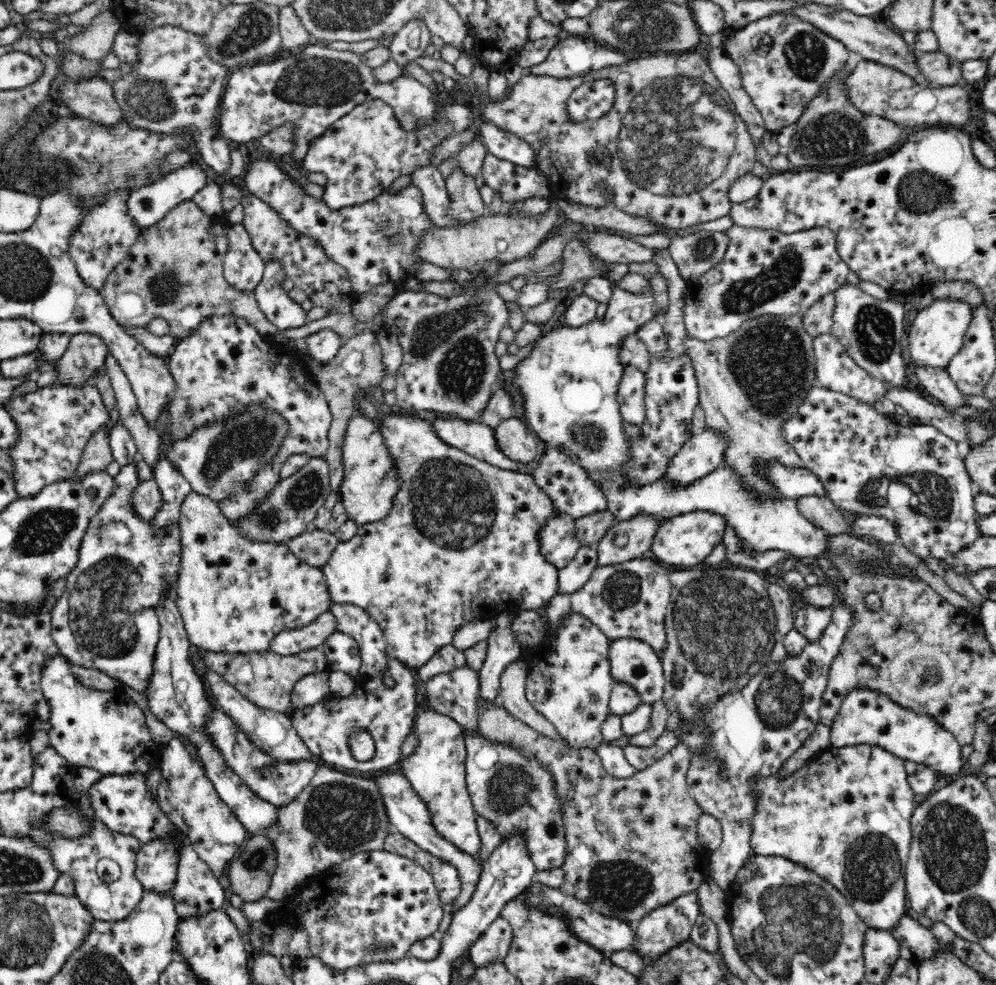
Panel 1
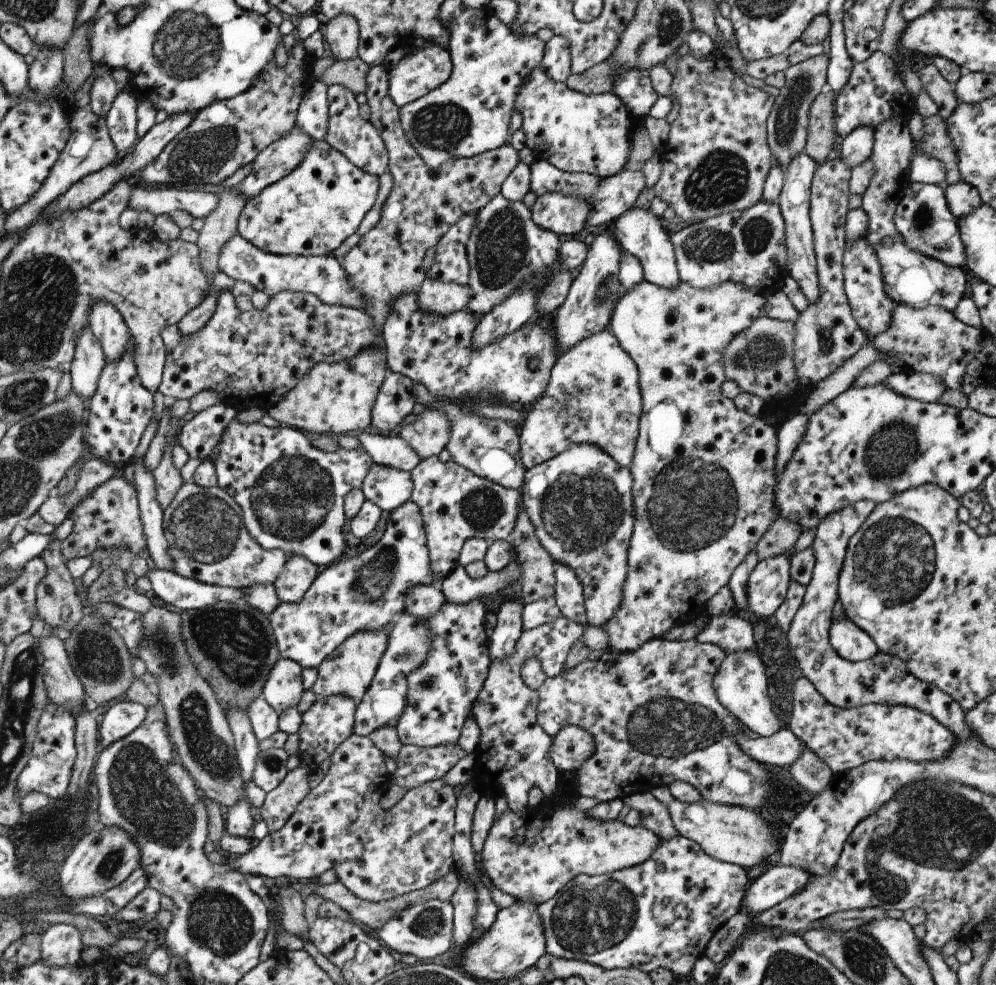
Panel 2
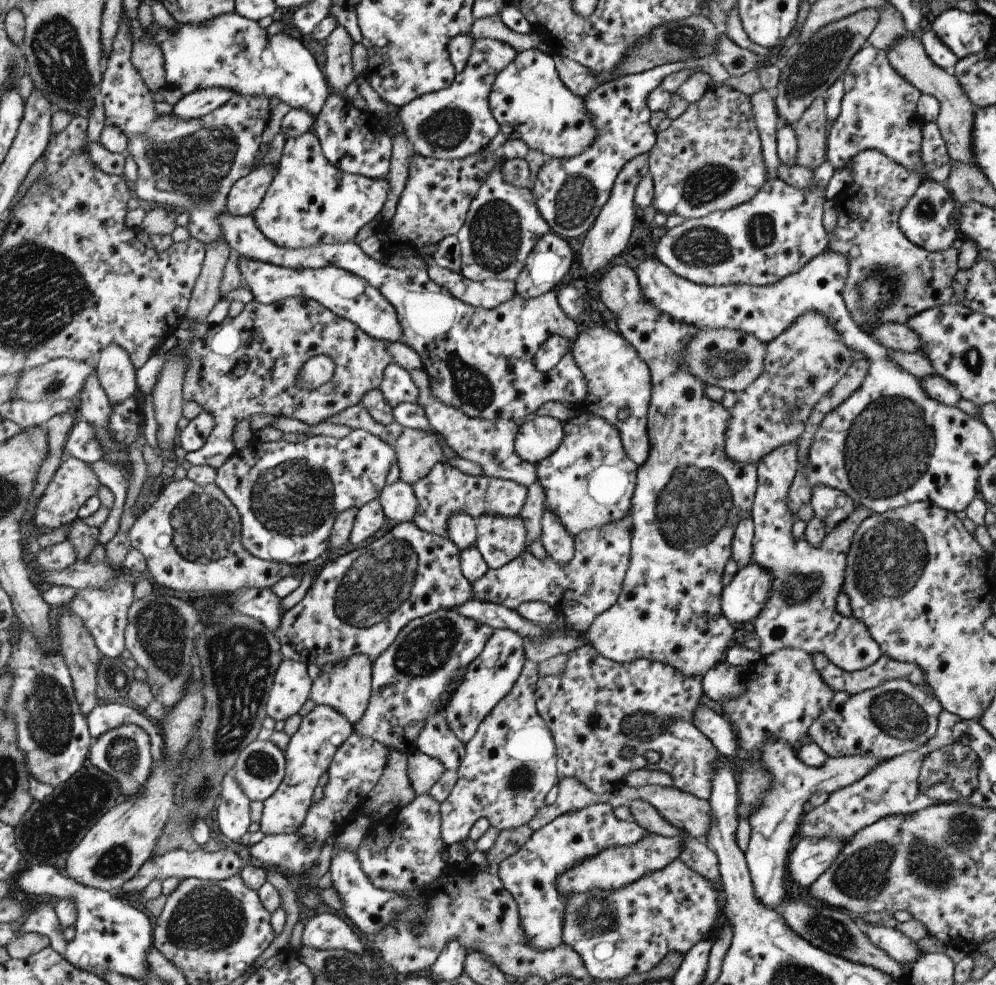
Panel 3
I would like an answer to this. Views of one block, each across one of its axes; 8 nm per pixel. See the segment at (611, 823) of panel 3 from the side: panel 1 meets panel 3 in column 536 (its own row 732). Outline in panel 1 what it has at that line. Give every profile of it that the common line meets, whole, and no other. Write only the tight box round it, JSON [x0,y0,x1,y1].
[830,684,968,779]

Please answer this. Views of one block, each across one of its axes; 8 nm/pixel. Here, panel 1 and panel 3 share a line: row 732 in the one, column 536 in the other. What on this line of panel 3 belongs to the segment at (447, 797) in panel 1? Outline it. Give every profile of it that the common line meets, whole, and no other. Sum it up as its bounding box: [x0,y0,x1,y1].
[514,416,562,464]

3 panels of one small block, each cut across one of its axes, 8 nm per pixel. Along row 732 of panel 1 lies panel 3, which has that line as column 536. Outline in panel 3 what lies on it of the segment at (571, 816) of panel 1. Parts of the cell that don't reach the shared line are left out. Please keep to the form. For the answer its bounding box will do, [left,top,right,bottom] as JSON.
[518,481,544,550]

